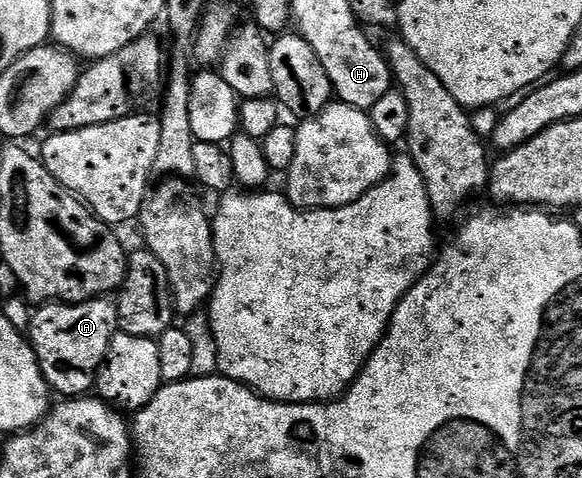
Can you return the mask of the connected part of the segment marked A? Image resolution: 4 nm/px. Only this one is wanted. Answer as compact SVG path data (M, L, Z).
M114 298L42 304L32 314L29 342L48 388L59 397L86 396L90 392L87 390L96 386L99 370L107 360L109 345L119 330L119 305Z

